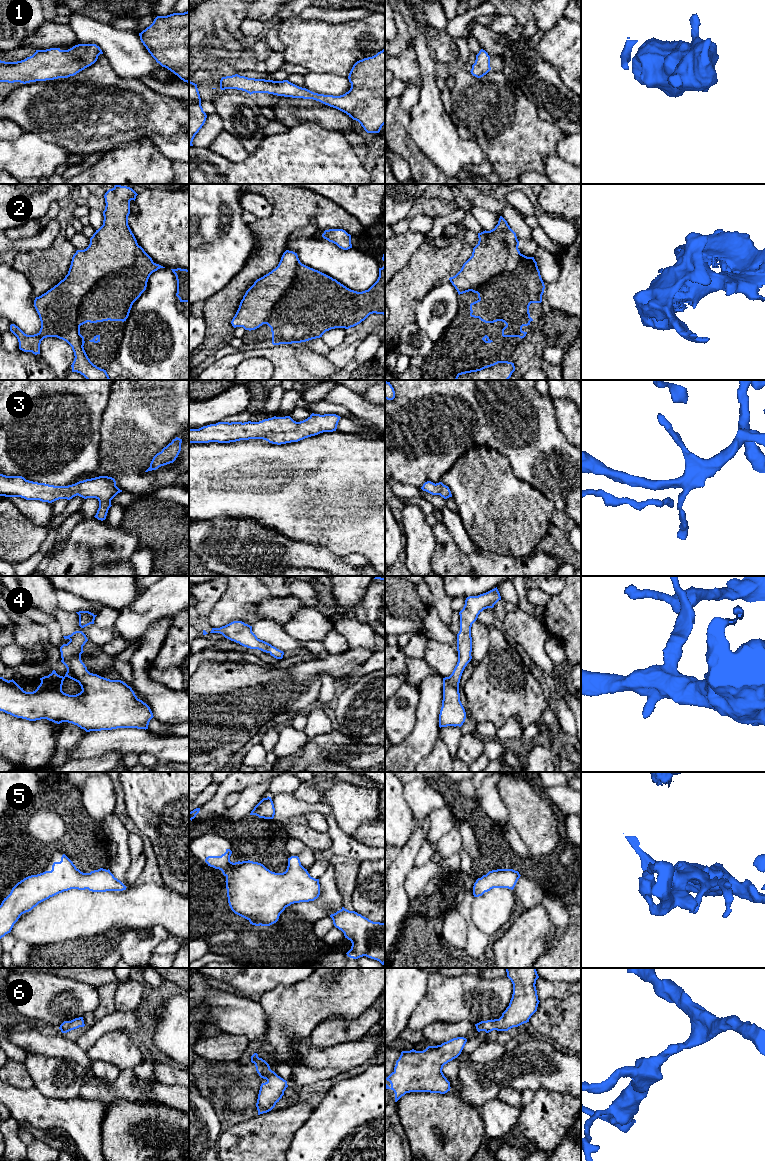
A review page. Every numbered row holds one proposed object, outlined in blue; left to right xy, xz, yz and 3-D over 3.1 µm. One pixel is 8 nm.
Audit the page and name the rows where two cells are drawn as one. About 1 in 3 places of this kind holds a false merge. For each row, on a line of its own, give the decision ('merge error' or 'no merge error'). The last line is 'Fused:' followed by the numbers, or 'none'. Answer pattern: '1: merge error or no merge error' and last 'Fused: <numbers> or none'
1: no merge error
2: merge error
3: no merge error
4: no merge error
5: no merge error
6: no merge error
Fused: 2

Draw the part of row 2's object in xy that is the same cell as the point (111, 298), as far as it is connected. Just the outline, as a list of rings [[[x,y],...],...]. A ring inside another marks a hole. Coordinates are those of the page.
[[[138,246],[131,266],[105,276],[84,296],[78,308],[78,330],[87,322],[126,321],[133,303],[146,290],[150,275],[160,268],[165,267],[154,263],[144,249]]]

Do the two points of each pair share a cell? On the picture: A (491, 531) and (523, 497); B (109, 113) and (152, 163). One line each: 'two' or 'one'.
A: one
B: two

